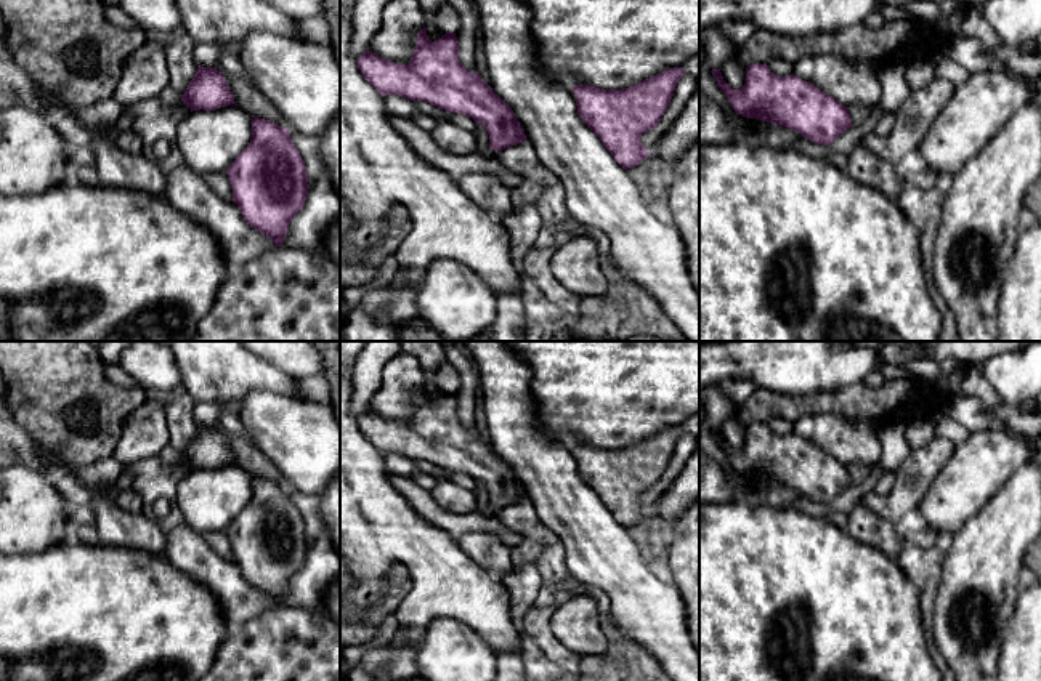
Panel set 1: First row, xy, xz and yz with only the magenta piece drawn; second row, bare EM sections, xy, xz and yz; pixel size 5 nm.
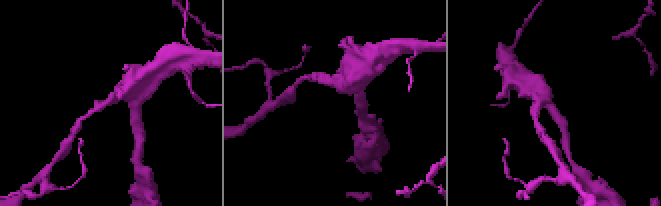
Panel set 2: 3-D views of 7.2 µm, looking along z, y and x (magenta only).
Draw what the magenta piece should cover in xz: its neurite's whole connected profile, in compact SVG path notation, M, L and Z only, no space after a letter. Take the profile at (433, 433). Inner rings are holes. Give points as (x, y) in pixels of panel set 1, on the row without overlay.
M423 386L417 394L412 417L407 423L396 423L366 409L358 418L358 428L364 437L382 453L398 453L411 460L425 460L438 468L472 476L481 482L489 494L489 506L483 516L496 518L496 513L526 498L521 482L512 466L500 458L481 437L480 431L468 431L459 418L459 401L456 393L446 391L431 401Z

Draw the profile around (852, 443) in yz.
M804 415L794 423L794 434L810 441L845 466L873 468L882 452L882 426L868 421L850 421L840 415Z

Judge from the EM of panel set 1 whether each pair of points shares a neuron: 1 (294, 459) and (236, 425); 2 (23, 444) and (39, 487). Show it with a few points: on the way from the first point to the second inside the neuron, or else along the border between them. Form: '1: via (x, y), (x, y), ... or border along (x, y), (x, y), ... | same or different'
1: border along (233, 407), (255, 446) | different
2: border along (16, 463), (52, 475) | different

